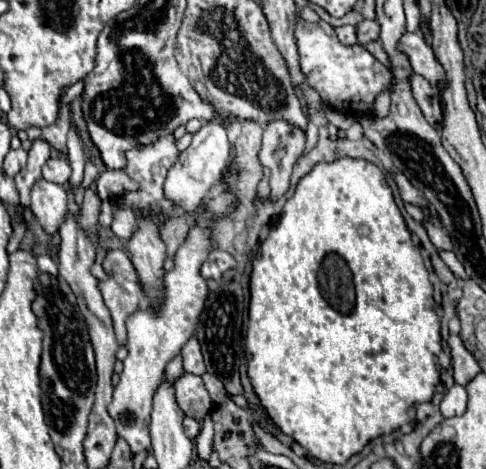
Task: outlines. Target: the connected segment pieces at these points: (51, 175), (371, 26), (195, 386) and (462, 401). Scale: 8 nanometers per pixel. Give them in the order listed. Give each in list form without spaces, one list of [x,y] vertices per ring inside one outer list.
[[[52,156],[44,168],[42,168],[42,178],[48,182],[56,182],[56,184],[66,184],[70,180],[70,164],[66,158],[62,156]]]
[[[362,20],[360,24],[356,24],[356,36],[362,46],[372,40],[378,40],[378,34],[380,34],[380,24],[374,20]]]
[[[182,374],[176,380],[174,390],[176,390],[176,404],[184,410],[186,416],[202,420],[210,412],[210,406],[212,406],[210,396],[200,376]]]
[[[454,384],[446,396],[442,398],[440,402],[440,412],[444,418],[452,418],[452,416],[462,416],[466,412],[466,402],[468,402],[468,396],[466,396],[466,388],[460,388],[458,384]]]

